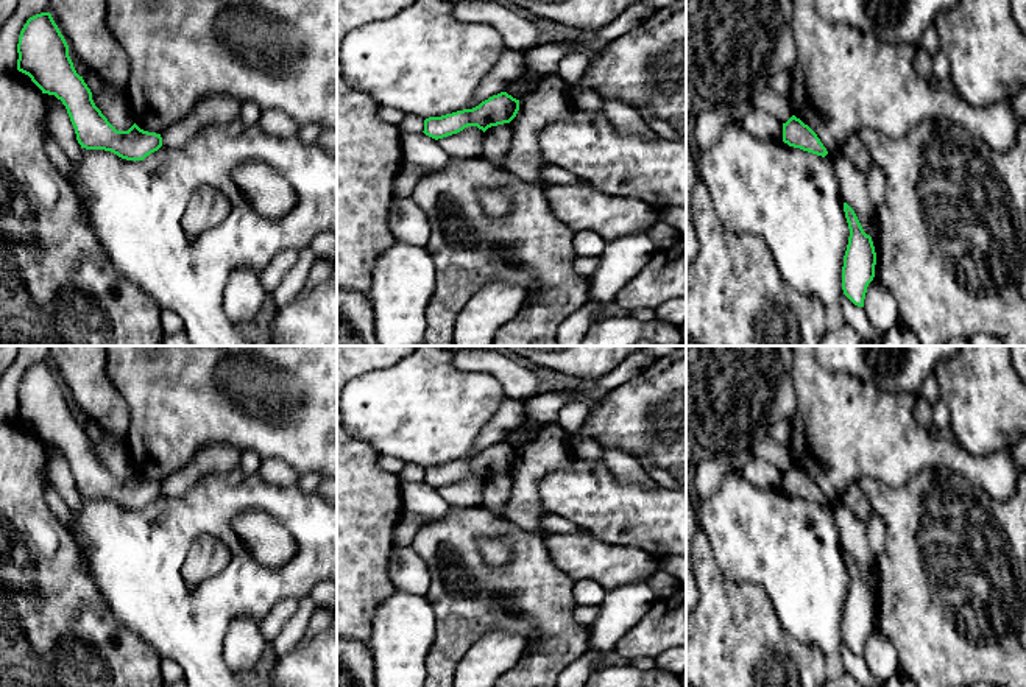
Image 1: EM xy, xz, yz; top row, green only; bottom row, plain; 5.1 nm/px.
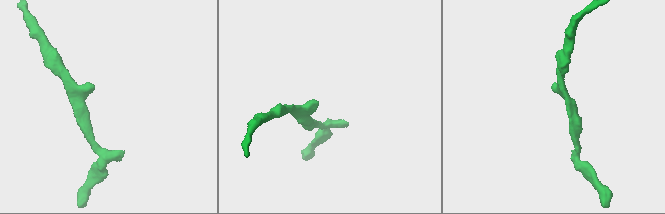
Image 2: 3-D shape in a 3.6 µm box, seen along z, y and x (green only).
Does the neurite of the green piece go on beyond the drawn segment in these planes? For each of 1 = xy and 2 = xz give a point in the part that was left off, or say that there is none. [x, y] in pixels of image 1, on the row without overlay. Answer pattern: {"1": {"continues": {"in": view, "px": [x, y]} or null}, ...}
{"1": {"continues": null}, "2": {"continues": null}}

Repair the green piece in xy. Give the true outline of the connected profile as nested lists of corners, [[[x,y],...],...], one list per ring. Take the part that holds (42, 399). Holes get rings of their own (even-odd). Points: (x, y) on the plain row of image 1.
[[[41,361],[27,369],[17,393],[17,419],[28,424],[42,442],[55,444],[67,458],[76,489],[86,499],[104,499],[126,509],[143,509],[162,495],[162,486],[140,478],[136,472],[128,480],[117,480],[92,449],[92,441],[73,416],[69,394],[50,361]]]

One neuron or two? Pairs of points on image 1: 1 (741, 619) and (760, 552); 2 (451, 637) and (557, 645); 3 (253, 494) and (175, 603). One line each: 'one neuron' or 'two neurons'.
1: two neurons
2: one neuron
3: one neuron

